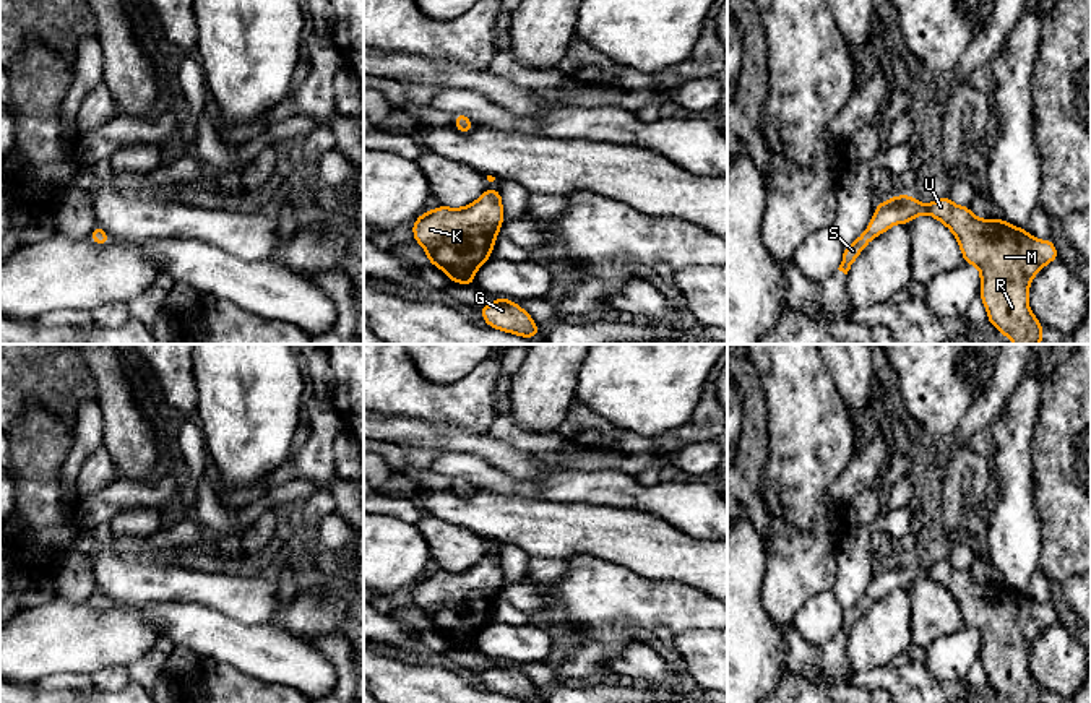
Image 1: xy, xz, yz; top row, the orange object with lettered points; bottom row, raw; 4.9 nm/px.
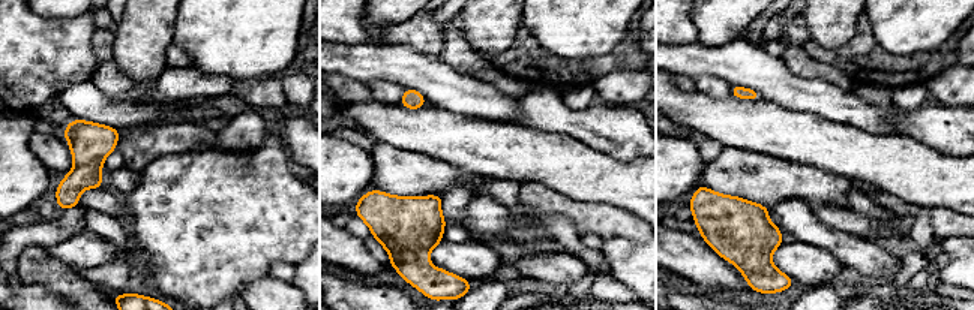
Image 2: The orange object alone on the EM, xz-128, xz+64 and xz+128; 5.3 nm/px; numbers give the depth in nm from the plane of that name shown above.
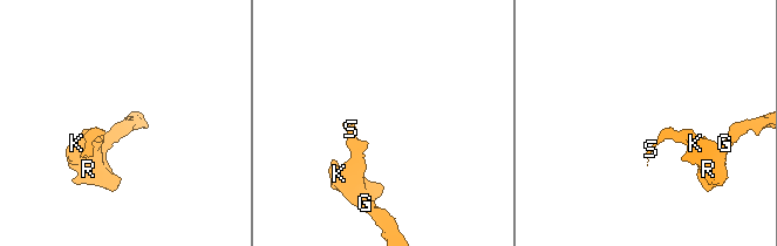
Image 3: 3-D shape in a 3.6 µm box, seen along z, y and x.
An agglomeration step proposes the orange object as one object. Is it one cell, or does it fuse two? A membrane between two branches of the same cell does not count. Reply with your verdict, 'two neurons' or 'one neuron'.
one neuron

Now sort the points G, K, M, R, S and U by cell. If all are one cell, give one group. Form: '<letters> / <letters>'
G K M R S U

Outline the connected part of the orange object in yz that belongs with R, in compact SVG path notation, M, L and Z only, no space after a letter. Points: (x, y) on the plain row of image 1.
M909 559L880 565L864 597L844 609L839 635L847 638L854 623L873 601L893 588L909 588L919 578L930 578L956 601L964 627L981 635L981 656L990 685L1010 703L1041 703L1044 692L1033 679L1028 656L1033 641L1059 615L1050 602L1036 604L1028 594L1005 583L979 583L971 571L955 568L948 559L922 568Z

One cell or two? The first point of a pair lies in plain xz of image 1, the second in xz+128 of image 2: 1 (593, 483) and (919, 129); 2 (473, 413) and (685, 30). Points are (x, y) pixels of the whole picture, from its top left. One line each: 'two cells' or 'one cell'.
1: one cell
2: one cell

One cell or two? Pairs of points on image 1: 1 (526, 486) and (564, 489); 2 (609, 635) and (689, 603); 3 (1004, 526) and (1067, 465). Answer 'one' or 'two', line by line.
1: one
2: one
3: two

